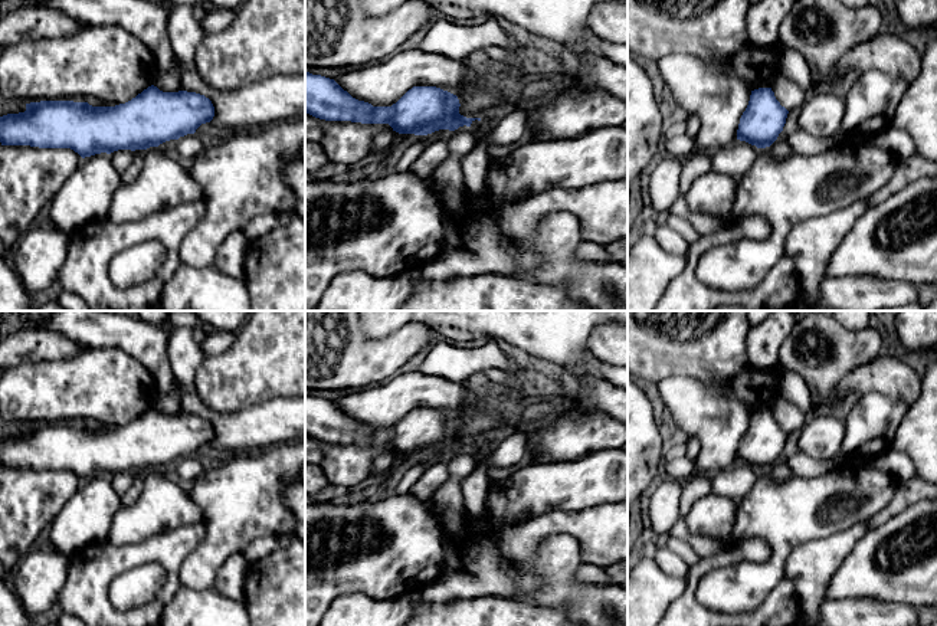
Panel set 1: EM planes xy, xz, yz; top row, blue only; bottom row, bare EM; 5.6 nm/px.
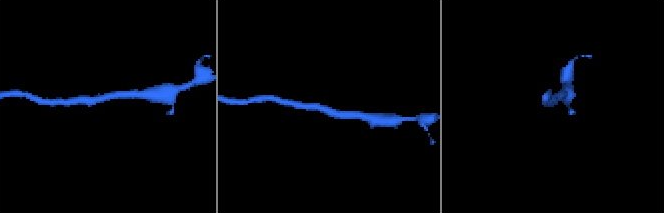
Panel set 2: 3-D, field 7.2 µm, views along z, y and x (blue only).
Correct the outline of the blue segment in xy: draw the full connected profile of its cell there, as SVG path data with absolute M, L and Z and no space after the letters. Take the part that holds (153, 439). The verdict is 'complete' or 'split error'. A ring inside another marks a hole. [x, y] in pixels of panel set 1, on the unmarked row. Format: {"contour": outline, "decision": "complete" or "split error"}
{"contour": "M151 407L125 426L92 429L88 425L40 423L26 426L26 433L0 439L1 468L30 468L39 471L71 471L82 481L111 476L118 472L147 472L178 462L214 439L209 420L196 414L163 414Z", "decision": "complete"}

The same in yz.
{"contour": "M771 410L751 413L737 452L737 462L757 471L770 469L783 453L789 433L776 422Z", "decision": "complete"}

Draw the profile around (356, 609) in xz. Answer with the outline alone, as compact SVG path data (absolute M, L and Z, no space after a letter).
M361 593L335 597L318 626L406 626L415 604L404 596L377 602Z

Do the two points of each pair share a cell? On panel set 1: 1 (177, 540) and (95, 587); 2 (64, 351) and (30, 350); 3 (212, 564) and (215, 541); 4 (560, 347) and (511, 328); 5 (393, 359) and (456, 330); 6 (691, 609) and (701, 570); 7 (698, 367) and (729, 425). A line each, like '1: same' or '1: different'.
1: same
2: same
3: same
4: same
5: different
6: same
7: different

